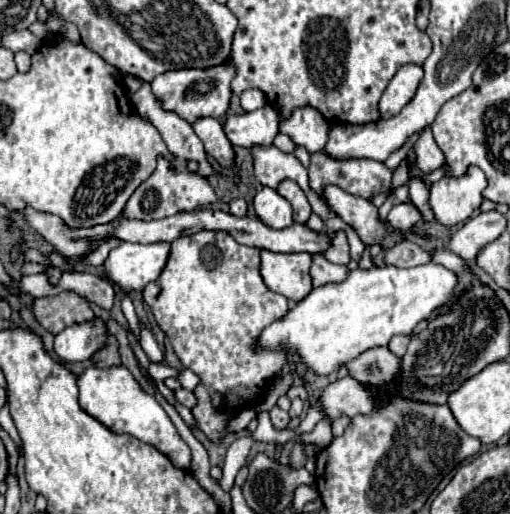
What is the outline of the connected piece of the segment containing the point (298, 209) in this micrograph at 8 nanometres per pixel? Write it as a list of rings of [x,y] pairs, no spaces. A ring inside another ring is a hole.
[[[284,180],[284,182],[280,182],[280,186],[276,188],[276,192],[280,196],[284,196],[292,204],[292,208],[294,208],[294,220],[298,224],[306,224],[306,220],[312,214],[312,208],[310,208],[310,202],[308,202],[306,194],[300,190],[300,186],[294,184],[292,180]]]

